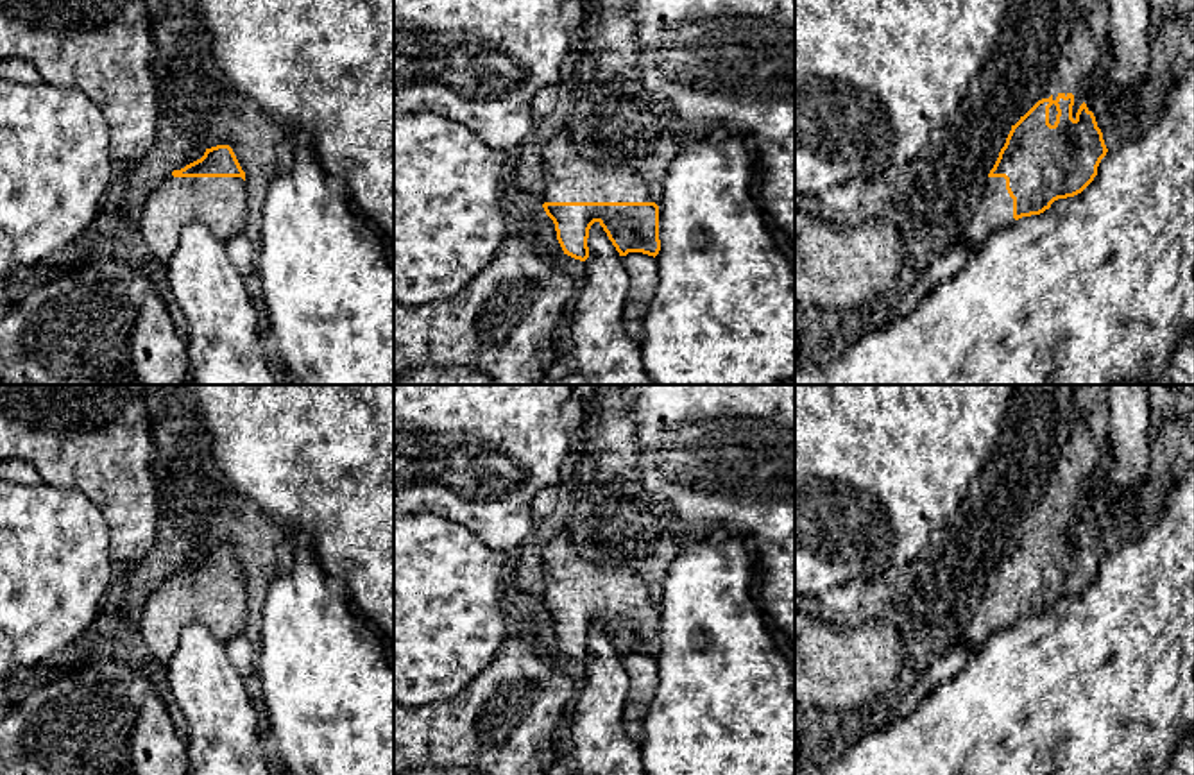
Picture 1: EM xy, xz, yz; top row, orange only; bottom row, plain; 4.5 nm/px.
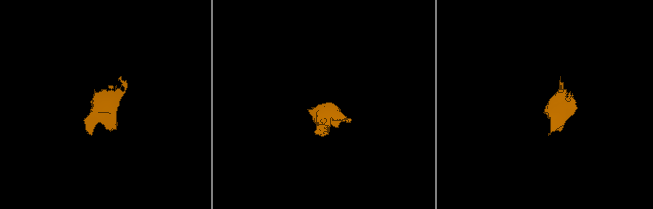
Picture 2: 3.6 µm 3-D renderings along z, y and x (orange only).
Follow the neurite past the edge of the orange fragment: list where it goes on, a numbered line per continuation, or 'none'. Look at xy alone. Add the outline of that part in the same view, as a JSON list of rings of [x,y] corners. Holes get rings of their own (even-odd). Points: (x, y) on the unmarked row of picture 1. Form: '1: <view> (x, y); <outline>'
1: xy (219, 604); [[[166,578],[143,603],[141,637],[149,653],[166,664],[175,653],[181,632],[192,625],[204,625],[220,643],[245,632],[247,589],[242,578]]]

